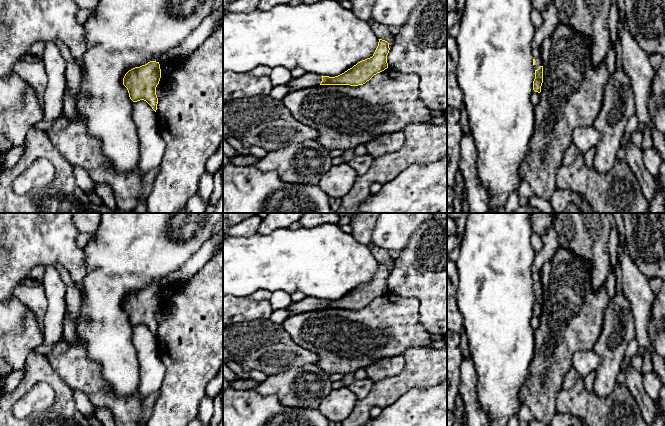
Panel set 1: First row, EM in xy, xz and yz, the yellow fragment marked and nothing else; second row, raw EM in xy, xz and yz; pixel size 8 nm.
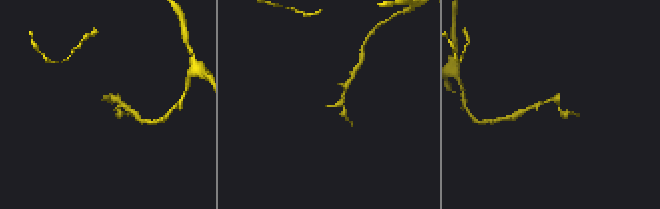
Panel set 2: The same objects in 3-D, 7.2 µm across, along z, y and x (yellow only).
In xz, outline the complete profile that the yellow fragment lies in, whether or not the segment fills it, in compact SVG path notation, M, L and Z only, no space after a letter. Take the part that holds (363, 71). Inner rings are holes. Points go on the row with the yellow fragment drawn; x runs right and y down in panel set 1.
M379 39L378 46L372 57L358 62L344 73L329 77L306 72L299 78L291 79L289 88L294 91L318 85L363 85L374 75L388 68L387 55L389 50L389 43Z

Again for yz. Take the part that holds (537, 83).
M535 54L535 58L533 59L533 65L535 68L535 79L533 81L533 90L535 92L541 92L541 86L543 83L543 62L539 54Z

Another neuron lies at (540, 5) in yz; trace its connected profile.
M532 0L533 8L542 12L546 6L553 0Z

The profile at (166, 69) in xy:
M172 60L169 63L160 65L161 78L159 84L156 87L156 95L158 99L166 94L169 89L171 83L171 73L176 61L177 60Z

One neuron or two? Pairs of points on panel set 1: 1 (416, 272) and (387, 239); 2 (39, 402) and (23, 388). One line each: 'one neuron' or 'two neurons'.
1: two neurons
2: two neurons

